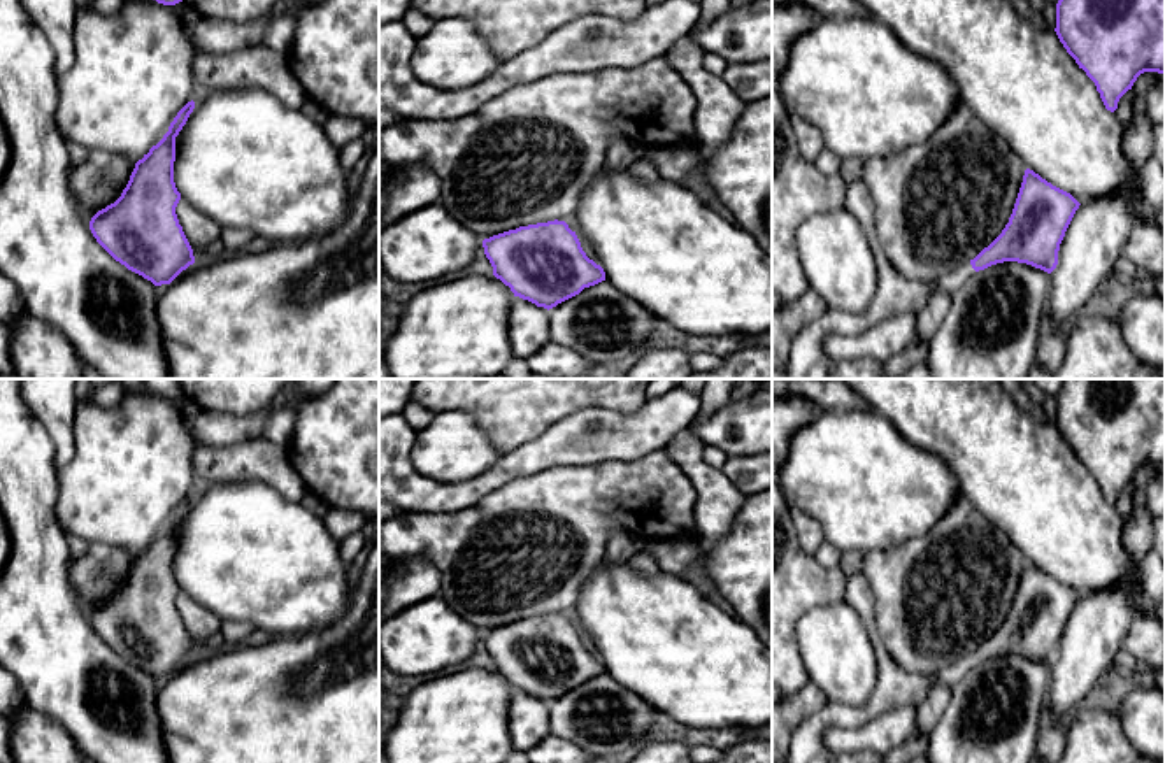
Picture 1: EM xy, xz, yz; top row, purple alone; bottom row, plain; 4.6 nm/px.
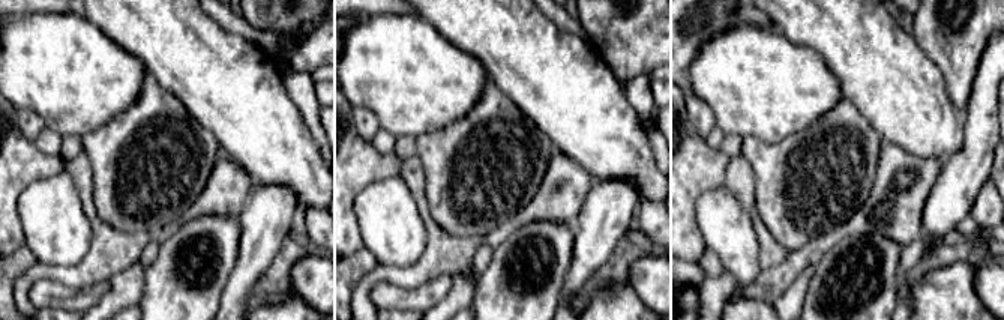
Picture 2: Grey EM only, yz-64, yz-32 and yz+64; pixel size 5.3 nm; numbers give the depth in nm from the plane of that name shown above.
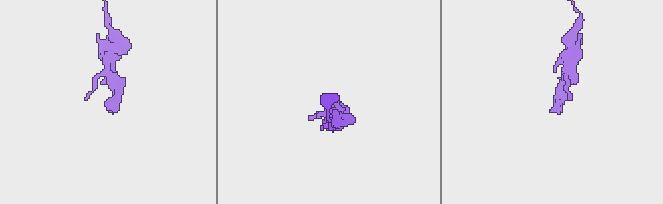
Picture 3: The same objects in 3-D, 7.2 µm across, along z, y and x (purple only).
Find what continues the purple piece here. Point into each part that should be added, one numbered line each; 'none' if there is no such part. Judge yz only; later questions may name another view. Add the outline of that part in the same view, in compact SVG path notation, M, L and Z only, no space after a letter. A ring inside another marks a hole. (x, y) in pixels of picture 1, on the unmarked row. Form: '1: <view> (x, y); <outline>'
1: yz (951, 674); M970 654L961 656L960 660L939 668L933 672L932 688L958 684L968 672L977 665L972 661Z

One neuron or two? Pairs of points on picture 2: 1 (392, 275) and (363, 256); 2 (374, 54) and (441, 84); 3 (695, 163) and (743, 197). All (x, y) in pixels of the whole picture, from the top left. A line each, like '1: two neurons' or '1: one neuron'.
1: two neurons
2: one neuron
3: two neurons

